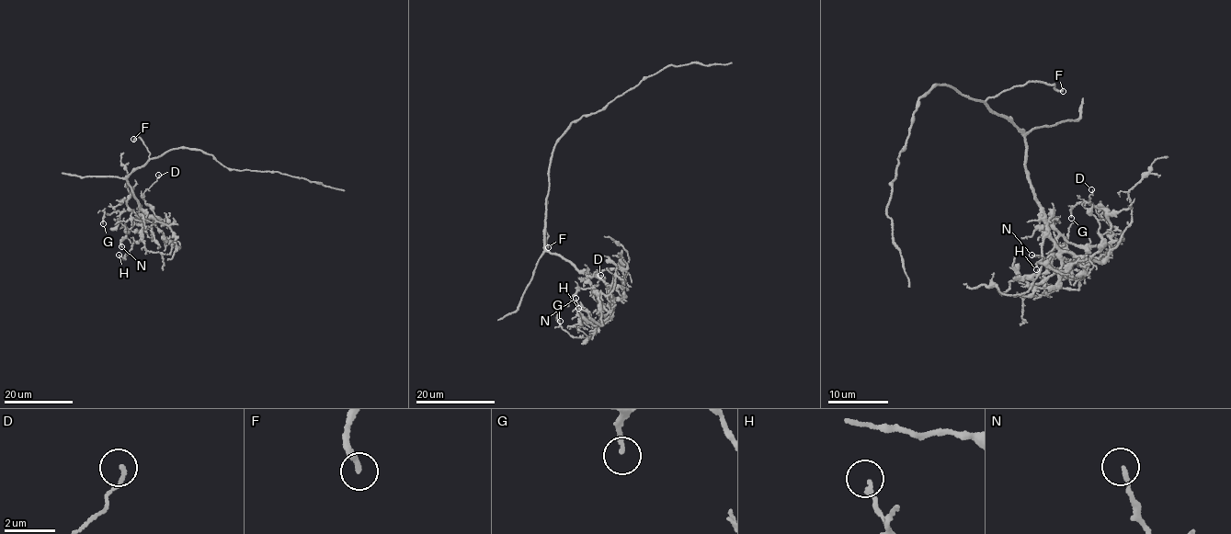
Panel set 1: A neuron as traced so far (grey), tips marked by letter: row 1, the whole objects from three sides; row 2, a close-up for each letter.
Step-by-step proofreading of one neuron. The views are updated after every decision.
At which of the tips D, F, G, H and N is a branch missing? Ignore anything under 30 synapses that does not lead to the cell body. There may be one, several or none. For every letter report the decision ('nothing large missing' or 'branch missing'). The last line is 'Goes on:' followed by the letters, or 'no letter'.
D: nothing large missing
F: nothing large missing
G: nothing large missing
H: nothing large missing
N: nothing large missing
Goes on: no letter

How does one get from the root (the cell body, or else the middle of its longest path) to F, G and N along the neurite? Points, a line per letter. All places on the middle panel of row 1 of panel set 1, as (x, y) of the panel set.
F: (547, 195), (544, 227), (548, 247)
G: (547, 195), (545, 248), (586, 276), (598, 301), (599, 327), (590, 337), (573, 336), (560, 321)
N: (547, 195), (545, 248), (604, 283), (612, 304), (610, 315), (597, 324), (590, 323), (582, 315), (575, 298)

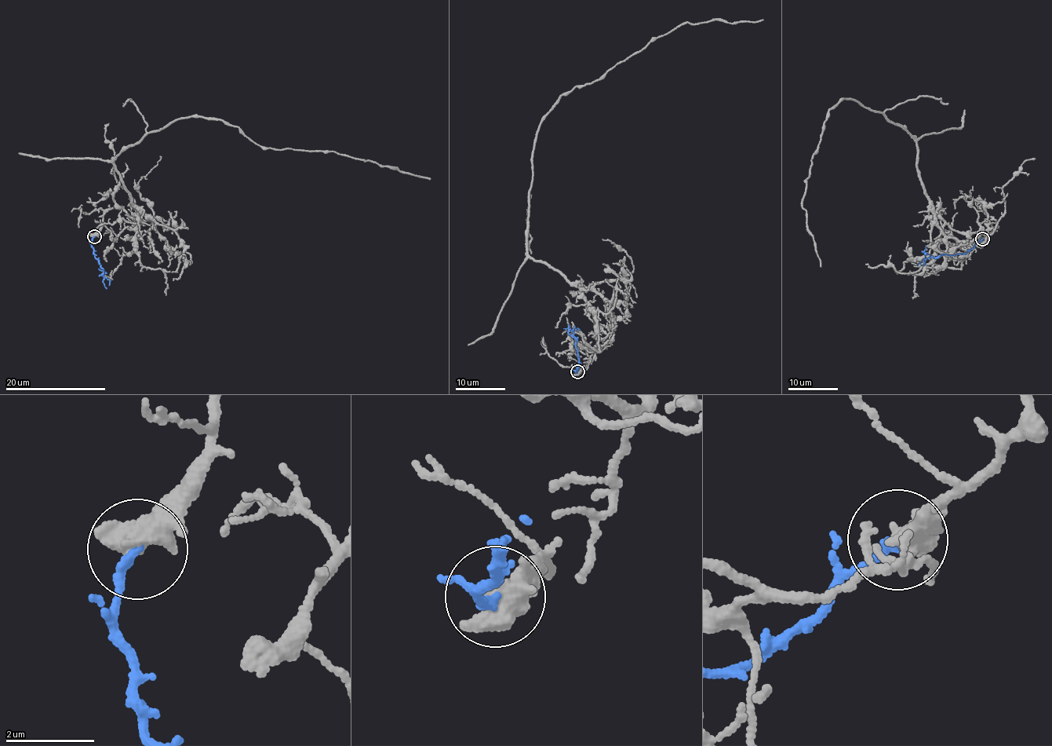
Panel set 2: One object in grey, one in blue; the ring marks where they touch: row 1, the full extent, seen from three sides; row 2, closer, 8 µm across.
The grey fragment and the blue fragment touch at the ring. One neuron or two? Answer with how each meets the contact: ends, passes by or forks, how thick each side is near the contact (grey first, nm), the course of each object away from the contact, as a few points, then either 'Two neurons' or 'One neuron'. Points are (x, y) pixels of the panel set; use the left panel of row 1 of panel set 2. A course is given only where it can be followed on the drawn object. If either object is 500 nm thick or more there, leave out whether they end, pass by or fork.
At the ring grey passes by. At the ring blue ends. Thickness 480 nm (grey) against 200 nm. Course of grey: (94, 235), (112, 208), (139, 213), (114, 157), (192, 116), (273, 149), (431, 178). Course of blue: (94, 236), (92, 245), (103, 271), (103, 282), (107, 288). Two neurons

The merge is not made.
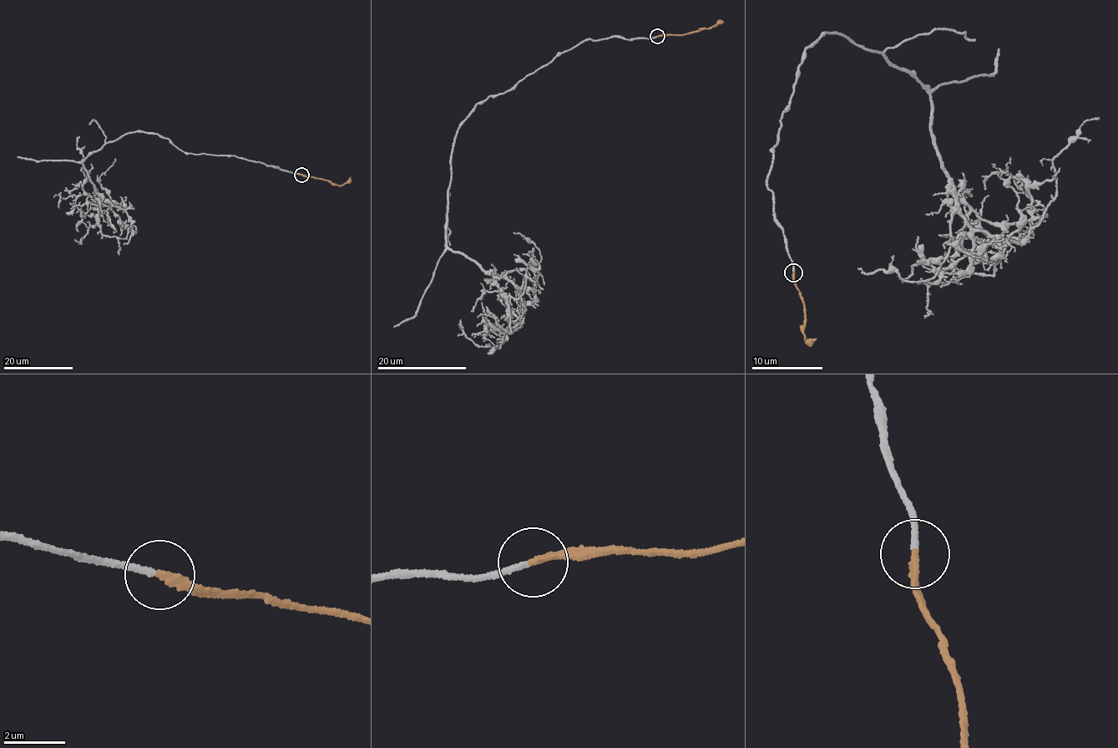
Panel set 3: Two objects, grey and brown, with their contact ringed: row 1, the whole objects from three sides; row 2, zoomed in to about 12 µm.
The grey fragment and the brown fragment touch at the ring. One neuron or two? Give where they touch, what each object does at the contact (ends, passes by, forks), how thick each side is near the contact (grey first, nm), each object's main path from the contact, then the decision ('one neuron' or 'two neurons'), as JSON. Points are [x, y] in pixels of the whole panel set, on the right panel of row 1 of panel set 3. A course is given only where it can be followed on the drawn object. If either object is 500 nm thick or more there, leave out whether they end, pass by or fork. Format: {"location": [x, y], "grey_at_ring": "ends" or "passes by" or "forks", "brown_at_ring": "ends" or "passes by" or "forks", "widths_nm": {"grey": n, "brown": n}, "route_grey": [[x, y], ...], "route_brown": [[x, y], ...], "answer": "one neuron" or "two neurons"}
{"location": [793, 272], "grey_at_ring": "ends", "brown_at_ring": "ends", "widths_nm": {"grey": 190, "brown": 260}, "route_grey": [[794, 272], [766, 179], [826, 32], [926, 89], [975, 229], [1026, 241], [1057, 189], [1053, 158], [1098, 117]], "route_brown": [[792, 272], [805, 306], [804, 336], [807, 343], [816, 338]], "answer": "one neuron"}

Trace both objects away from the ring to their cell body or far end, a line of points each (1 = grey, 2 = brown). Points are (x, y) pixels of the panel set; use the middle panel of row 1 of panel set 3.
1: (657, 37), (583, 41), (477, 104), (460, 125), (446, 244), (504, 277), (523, 316), (485, 338)
2: (657, 36), (685, 33), (722, 22)

